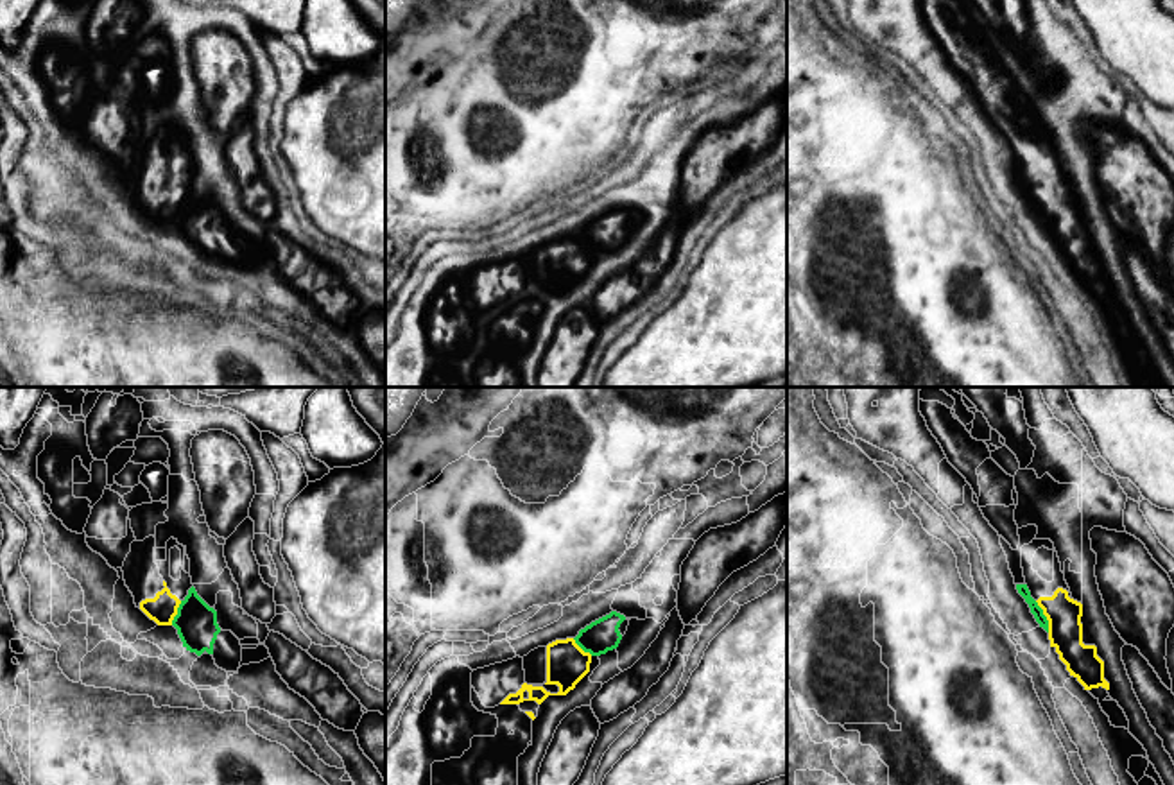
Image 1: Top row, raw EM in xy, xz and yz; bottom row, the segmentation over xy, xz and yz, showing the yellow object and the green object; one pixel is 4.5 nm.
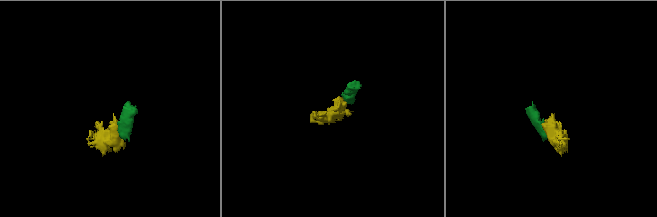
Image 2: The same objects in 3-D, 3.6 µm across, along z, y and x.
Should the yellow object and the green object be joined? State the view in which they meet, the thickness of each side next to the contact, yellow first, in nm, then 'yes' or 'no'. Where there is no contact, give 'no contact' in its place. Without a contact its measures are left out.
meets yellow in yz; 160 nm thick on the yellow side, 50 nm on the other; no

